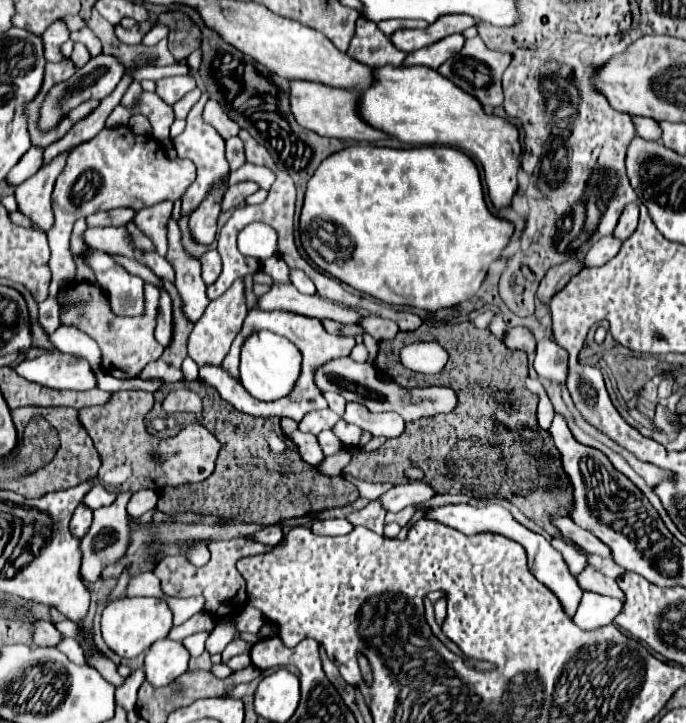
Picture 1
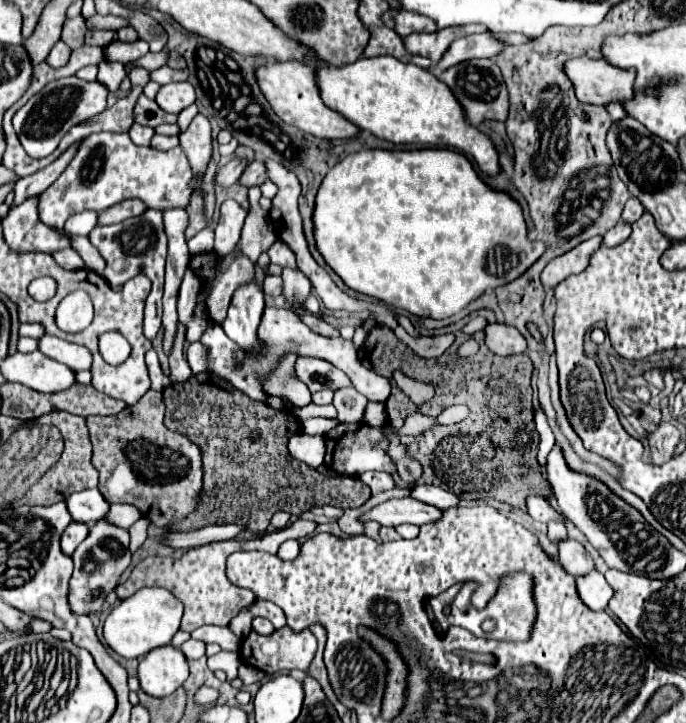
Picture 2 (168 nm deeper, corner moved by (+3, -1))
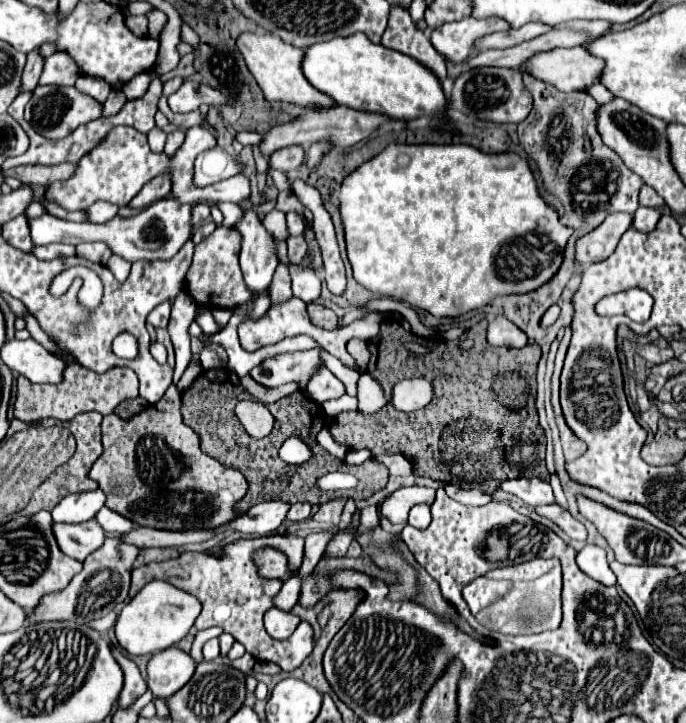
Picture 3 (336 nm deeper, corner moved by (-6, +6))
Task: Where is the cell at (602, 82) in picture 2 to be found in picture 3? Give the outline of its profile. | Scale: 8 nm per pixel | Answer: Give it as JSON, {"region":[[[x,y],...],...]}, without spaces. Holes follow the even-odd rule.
{"region":[[[576,46],[536,52],[520,66],[520,72],[528,72],[536,80],[552,84],[562,92],[576,92],[594,84],[602,68],[604,60]]]}

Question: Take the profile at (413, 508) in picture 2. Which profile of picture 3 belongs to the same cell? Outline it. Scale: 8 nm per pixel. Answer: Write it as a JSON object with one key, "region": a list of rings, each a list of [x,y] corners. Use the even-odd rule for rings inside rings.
{"region":[[[422,486],[400,488],[380,506],[380,512],[392,524],[406,524],[410,508],[416,504],[432,504],[434,492],[436,492],[434,488],[422,488]]]}

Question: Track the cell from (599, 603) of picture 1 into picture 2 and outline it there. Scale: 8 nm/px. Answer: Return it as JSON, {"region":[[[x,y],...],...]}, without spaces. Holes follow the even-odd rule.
{"region":[[[599,571],[577,577],[577,593],[591,611],[605,611],[613,597],[613,589]]]}

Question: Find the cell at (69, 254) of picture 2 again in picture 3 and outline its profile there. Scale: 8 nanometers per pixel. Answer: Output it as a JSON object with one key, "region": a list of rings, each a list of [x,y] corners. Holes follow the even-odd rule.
{"region":[[[46,244],[46,246],[32,248],[32,254],[40,260],[54,260],[60,256],[74,256],[76,250],[70,244]]]}

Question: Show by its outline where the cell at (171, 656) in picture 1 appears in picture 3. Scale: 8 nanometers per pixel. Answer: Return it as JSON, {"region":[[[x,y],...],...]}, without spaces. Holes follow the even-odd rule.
{"region":[[[168,648],[154,654],[148,662],[148,688],[154,698],[170,698],[194,674],[196,662],[180,648]]]}

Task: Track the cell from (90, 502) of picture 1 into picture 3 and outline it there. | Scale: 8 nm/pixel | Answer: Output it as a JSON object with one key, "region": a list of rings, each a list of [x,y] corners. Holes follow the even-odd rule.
{"region":[[[102,490],[68,494],[52,510],[52,520],[64,524],[78,524],[78,522],[92,520],[96,512],[104,506],[104,498],[106,496]]]}

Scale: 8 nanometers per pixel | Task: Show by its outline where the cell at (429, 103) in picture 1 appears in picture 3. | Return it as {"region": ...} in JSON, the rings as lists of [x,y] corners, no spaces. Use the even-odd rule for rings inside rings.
{"region":[[[364,32],[308,46],[304,50],[302,72],[314,88],[328,94],[336,104],[346,104],[364,112],[388,114],[402,122],[420,118],[424,112],[434,116],[446,108],[446,96],[440,82],[428,68],[410,56],[370,42]]]}

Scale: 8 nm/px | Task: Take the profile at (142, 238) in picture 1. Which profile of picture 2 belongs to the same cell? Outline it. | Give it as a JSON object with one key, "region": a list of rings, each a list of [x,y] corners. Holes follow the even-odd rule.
{"region":[[[147,209],[143,217],[139,215],[139,217],[131,217],[127,221],[115,223],[115,225],[95,227],[89,233],[89,241],[99,249],[99,253],[107,261],[103,279],[111,287],[122,286],[139,273],[151,279],[153,287],[151,287],[151,297],[147,299],[147,307],[145,307],[143,329],[145,329],[145,337],[153,341],[161,329],[161,295],[163,295],[163,273],[165,273],[165,255],[167,255],[167,237],[163,231],[161,213],[155,209]]]}

